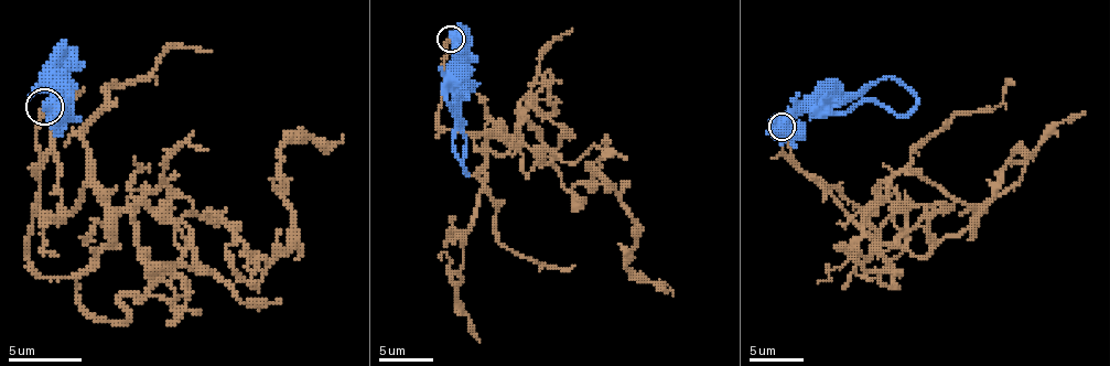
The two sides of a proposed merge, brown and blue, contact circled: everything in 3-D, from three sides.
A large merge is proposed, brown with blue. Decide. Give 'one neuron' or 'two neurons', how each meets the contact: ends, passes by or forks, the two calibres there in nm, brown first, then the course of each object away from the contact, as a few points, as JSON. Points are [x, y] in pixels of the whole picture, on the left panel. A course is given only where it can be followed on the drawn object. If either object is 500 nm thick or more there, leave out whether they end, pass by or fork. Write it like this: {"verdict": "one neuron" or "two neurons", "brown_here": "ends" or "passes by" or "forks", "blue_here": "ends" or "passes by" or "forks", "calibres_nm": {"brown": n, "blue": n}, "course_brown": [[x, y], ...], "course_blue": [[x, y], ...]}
{"verdict": "two neurons", "calibres_nm": {"brown": 200, "blue": 850}, "course_brown": [[43, 106], [43, 278], [76, 278], [146, 201], [212, 212], [259, 281], [291, 240], [280, 150], [343, 135]], "course_blue": [[47, 106], [51, 70], [47, 77], [54, 92], [68, 70]]}

